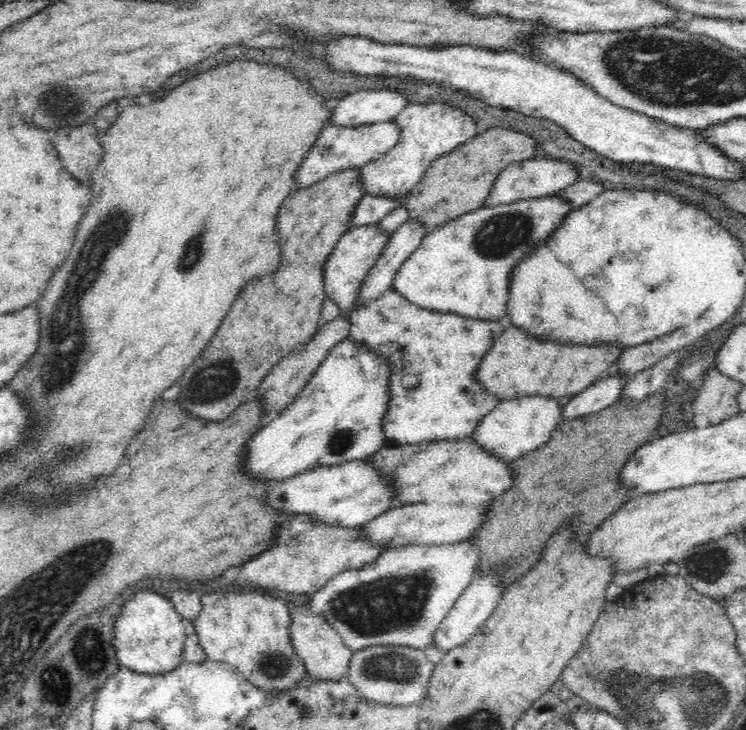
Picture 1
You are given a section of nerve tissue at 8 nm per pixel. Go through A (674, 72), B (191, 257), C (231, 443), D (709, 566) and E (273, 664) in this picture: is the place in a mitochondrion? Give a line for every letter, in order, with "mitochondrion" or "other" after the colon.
A: mitochondrion
B: mitochondrion
C: other
D: mitochondrion
E: mitochondrion

